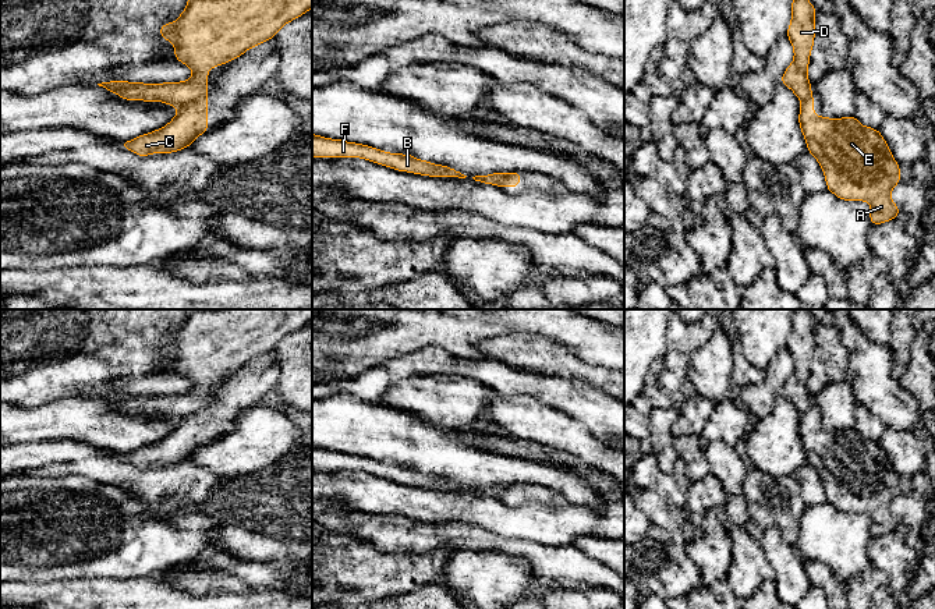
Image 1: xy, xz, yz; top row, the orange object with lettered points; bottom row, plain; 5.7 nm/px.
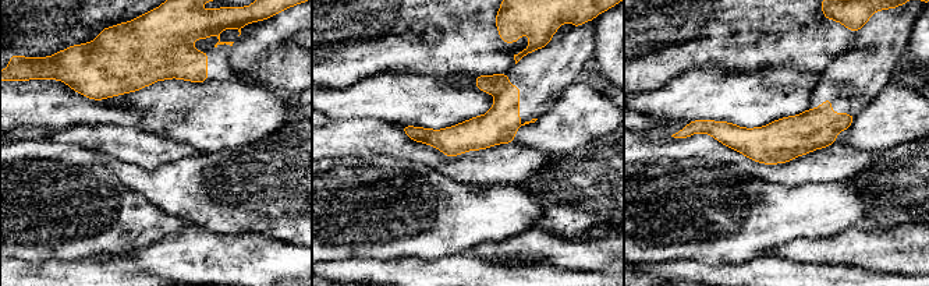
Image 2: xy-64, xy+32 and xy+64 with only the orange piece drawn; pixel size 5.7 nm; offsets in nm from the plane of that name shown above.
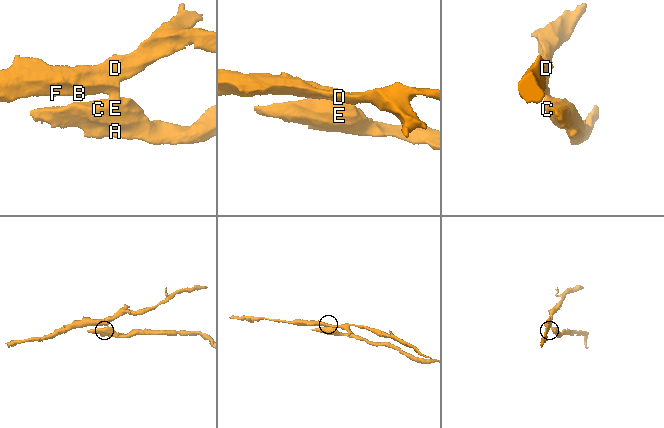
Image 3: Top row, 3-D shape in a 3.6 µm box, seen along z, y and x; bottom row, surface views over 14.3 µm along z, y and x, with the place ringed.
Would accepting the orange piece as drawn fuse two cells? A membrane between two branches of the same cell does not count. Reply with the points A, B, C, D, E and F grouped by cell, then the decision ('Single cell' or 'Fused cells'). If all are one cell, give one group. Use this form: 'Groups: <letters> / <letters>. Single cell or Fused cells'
Groups: A C E / B D F. Fused cells

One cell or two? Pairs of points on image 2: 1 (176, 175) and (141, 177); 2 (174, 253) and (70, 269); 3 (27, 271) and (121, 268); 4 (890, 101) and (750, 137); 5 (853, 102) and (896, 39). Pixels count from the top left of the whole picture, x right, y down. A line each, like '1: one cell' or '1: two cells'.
1: one cell
2: two cells
3: one cell
4: two cells
5: one cell

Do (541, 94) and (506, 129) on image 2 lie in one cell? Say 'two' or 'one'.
one

